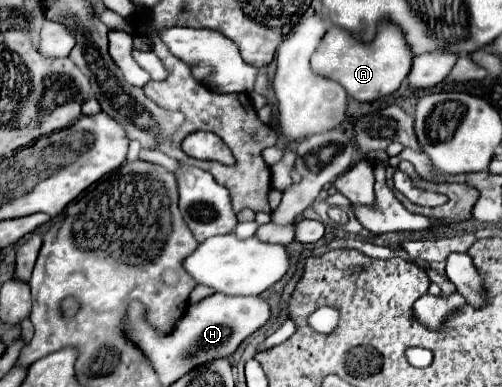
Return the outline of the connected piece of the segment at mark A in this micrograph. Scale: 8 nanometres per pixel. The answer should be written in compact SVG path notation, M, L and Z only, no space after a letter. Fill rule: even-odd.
M380 24L378 36L372 44L362 44L346 34L346 30L330 26L322 36L322 44L310 58L310 66L318 76L338 82L346 94L358 102L372 102L394 94L406 78L406 72L410 72L410 64L412 52L408 50L408 44L402 40L402 34L398 28L394 28L394 24Z

